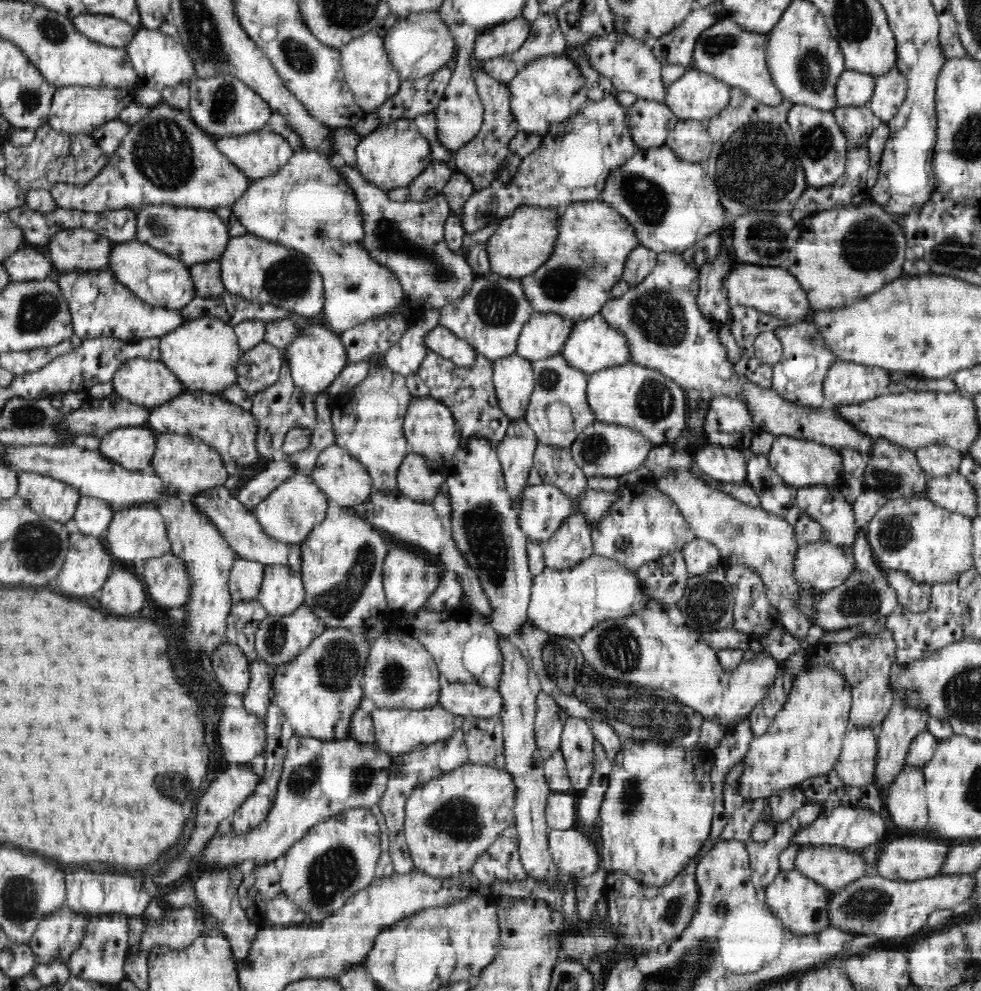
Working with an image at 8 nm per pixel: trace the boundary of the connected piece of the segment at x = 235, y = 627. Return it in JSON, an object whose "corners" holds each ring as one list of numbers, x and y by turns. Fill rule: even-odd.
{"corners":[[253,599,250,601,240,601,232,604,232,610,226,618,226,636,227,642,238,645,242,653,246,655,248,662,254,662,257,659,255,634,260,628,266,616,267,611,262,604]]}

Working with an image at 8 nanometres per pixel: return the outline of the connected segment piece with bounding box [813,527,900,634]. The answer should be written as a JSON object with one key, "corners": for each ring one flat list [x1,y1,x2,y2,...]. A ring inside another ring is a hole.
{"corners":[[860,527,859,535,856,536,856,542,853,547,856,564,854,564,850,578,840,584,839,587,831,588,815,596,817,599,814,611,818,614,815,614,813,620,826,634,846,627,856,627,860,624,877,622,878,619,886,618,895,608,900,607,896,591,888,584,886,572,878,567,865,532,866,530]]}

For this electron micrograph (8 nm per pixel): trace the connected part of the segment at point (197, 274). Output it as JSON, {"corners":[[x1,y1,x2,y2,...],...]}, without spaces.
{"corners":[[219,260,194,264,189,270,196,289,196,295,204,298,218,298,225,293,221,282]]}

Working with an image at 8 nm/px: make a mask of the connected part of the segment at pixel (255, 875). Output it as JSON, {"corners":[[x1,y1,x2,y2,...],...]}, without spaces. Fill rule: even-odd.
{"corners":[[280,860,266,863,263,867,249,868,242,874,238,887,239,903,246,916,256,923,260,931,271,926,266,917,266,904,282,894,280,888]]}

